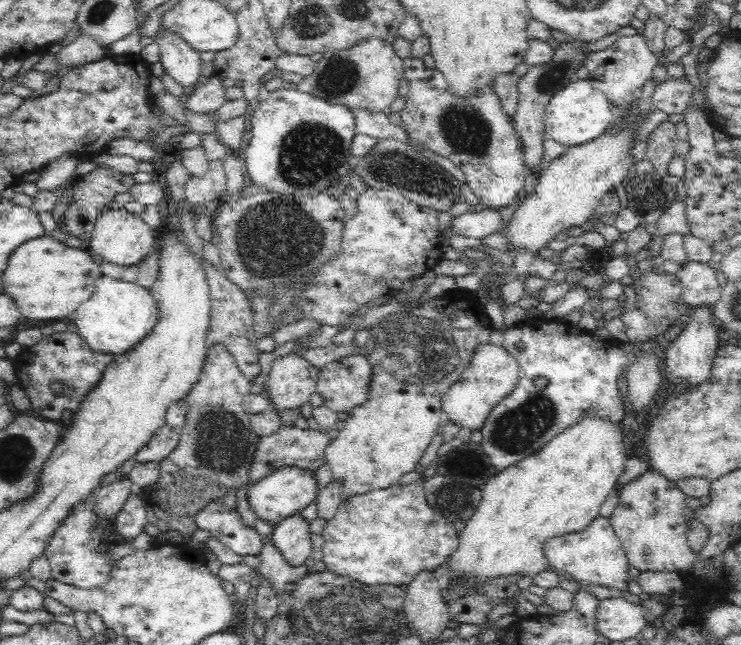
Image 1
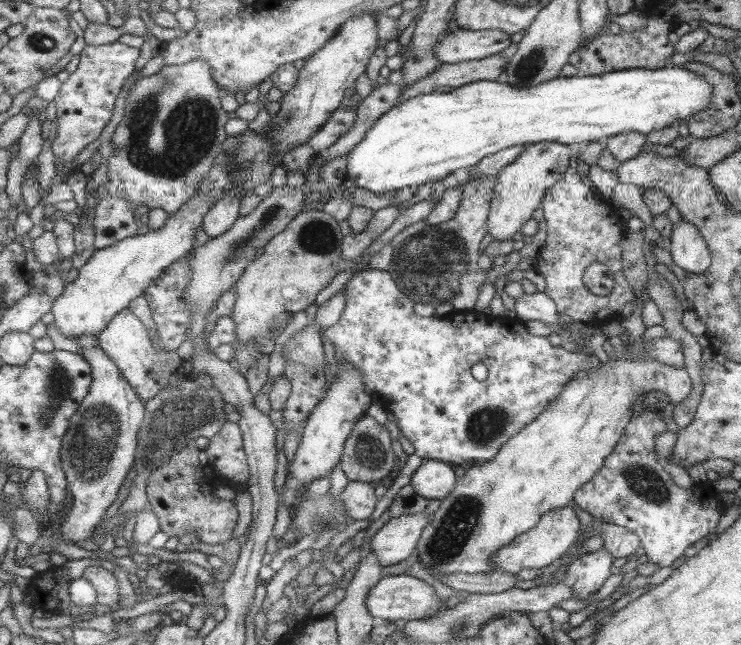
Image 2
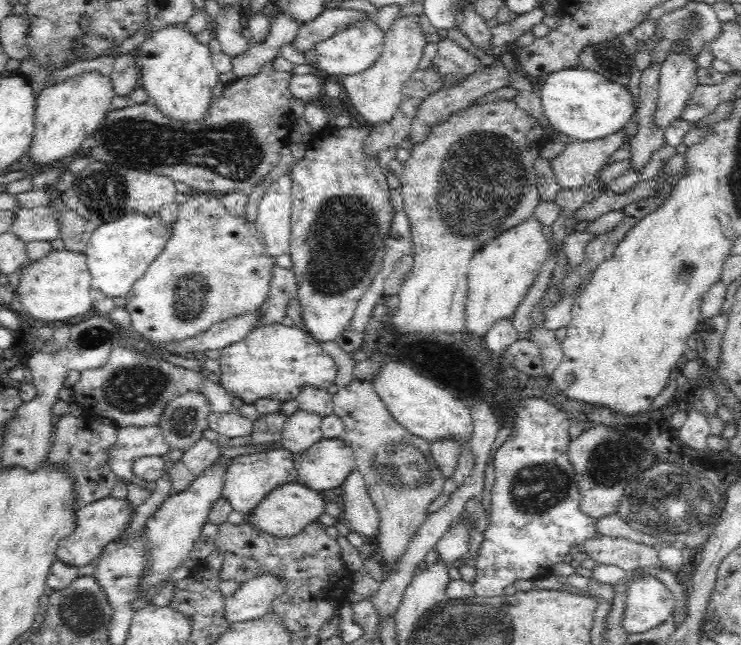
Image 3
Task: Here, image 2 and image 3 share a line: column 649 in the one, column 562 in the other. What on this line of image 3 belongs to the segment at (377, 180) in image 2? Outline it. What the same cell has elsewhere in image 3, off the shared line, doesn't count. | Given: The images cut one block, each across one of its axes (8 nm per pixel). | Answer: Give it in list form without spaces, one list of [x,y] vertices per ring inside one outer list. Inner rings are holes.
[[[579,66],[545,75],[544,84],[537,92],[550,123],[574,141],[590,142],[616,134],[635,117],[637,109],[634,96],[626,85]]]

